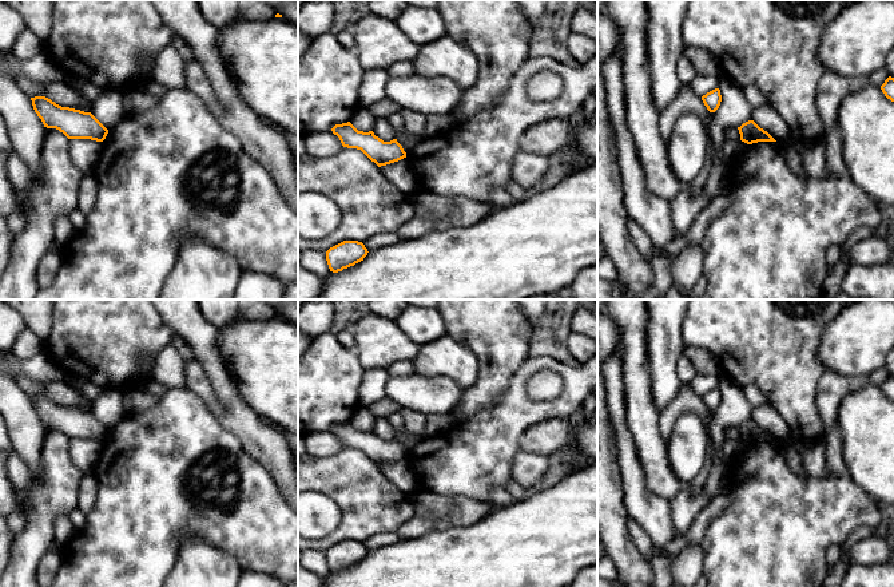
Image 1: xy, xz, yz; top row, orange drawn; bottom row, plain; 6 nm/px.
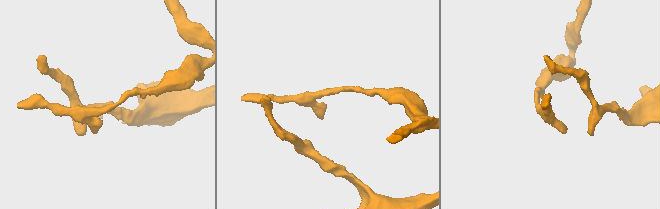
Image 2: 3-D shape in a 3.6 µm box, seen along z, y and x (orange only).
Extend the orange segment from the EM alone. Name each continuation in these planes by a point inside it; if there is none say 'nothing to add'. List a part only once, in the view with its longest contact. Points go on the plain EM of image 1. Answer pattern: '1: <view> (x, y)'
nothing to add

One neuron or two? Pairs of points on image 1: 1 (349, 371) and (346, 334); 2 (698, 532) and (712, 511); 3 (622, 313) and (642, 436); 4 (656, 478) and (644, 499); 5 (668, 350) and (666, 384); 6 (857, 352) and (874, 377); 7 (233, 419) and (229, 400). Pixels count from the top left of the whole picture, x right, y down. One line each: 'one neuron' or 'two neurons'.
1: two neurons
2: one neuron
3: one neuron
4: two neurons
5: one neuron
6: two neurons
7: one neuron

